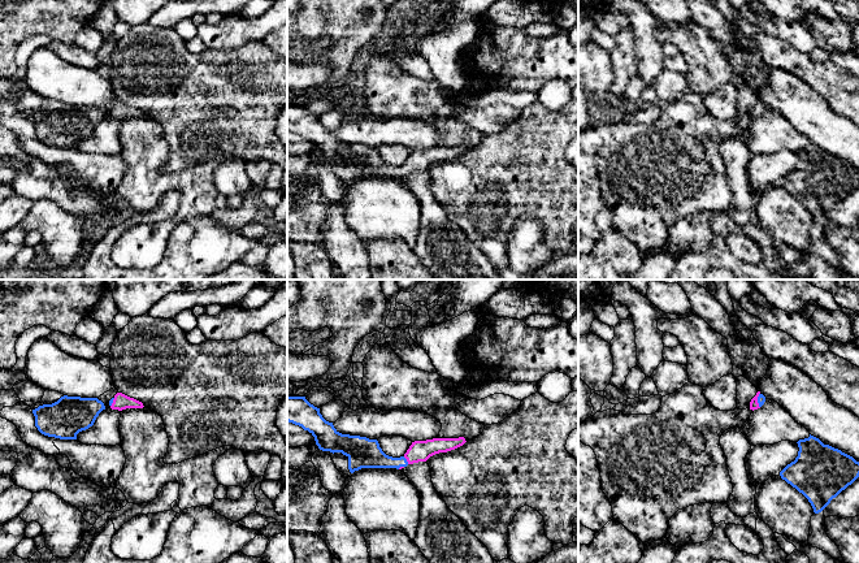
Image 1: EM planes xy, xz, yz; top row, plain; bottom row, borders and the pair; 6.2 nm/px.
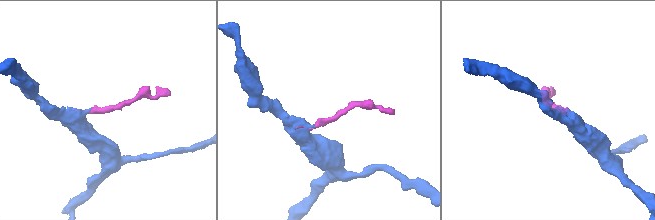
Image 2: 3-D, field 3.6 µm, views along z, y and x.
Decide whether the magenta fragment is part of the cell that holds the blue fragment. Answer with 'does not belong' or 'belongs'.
belongs

